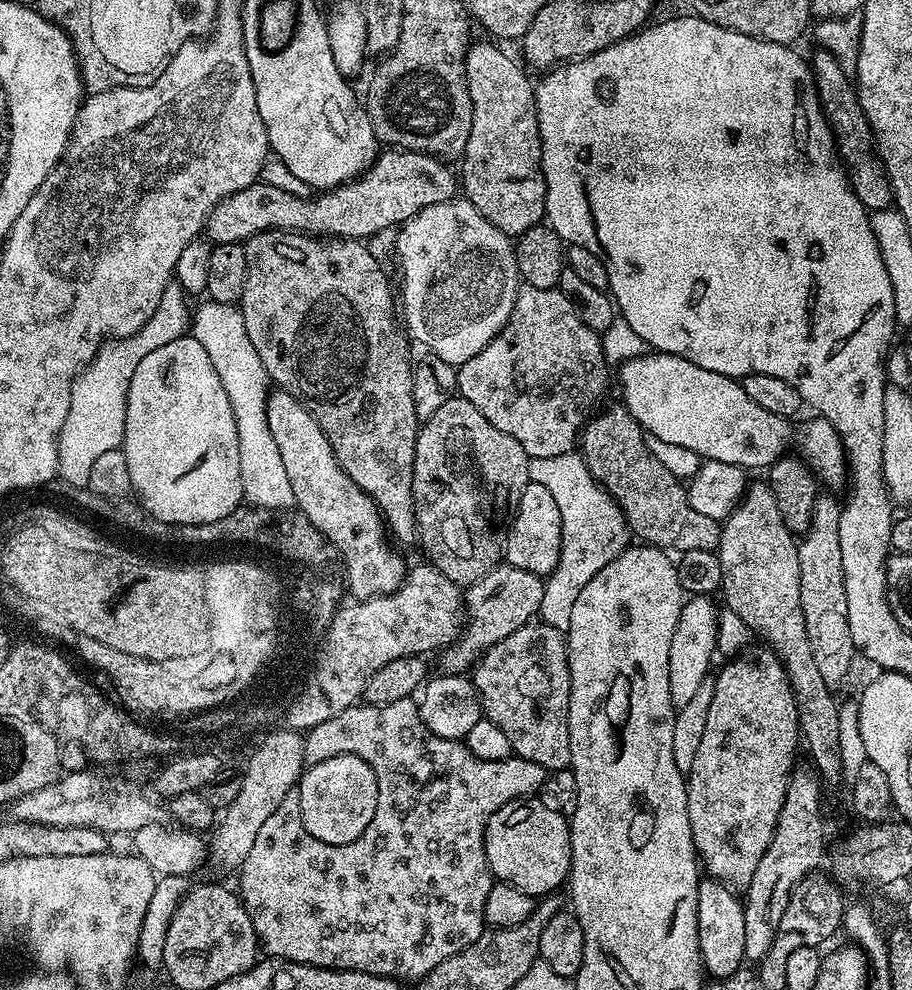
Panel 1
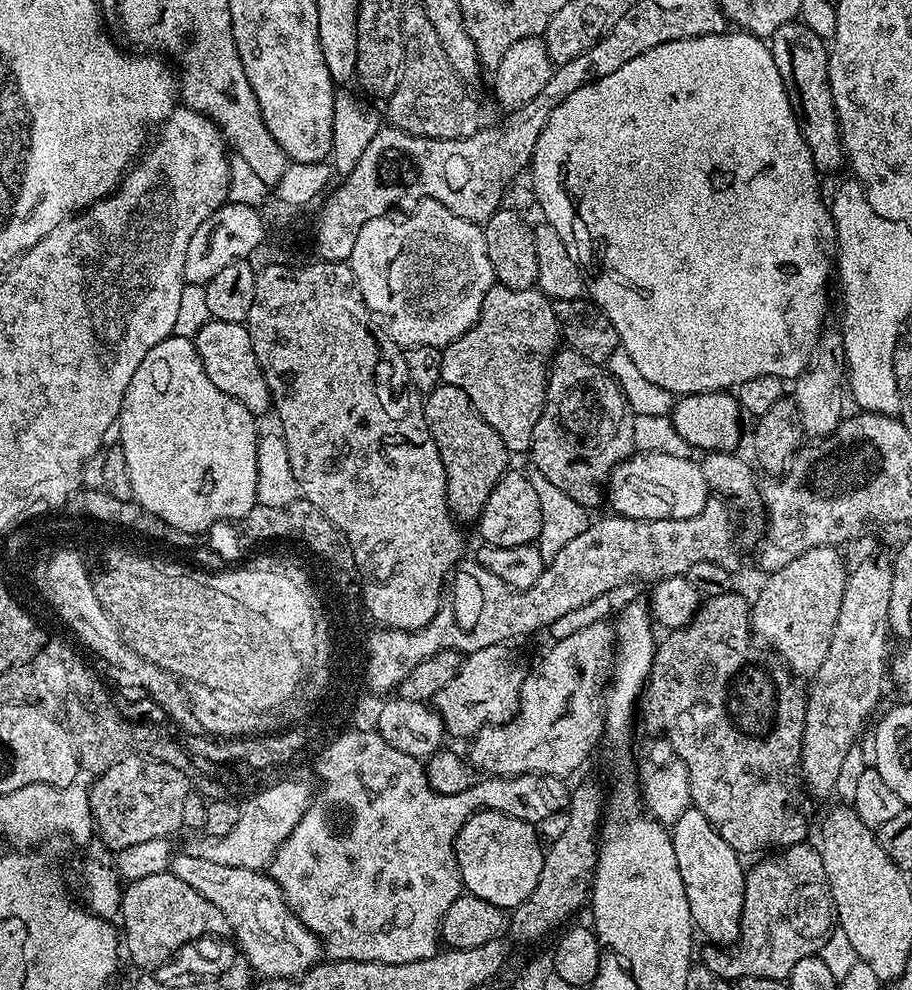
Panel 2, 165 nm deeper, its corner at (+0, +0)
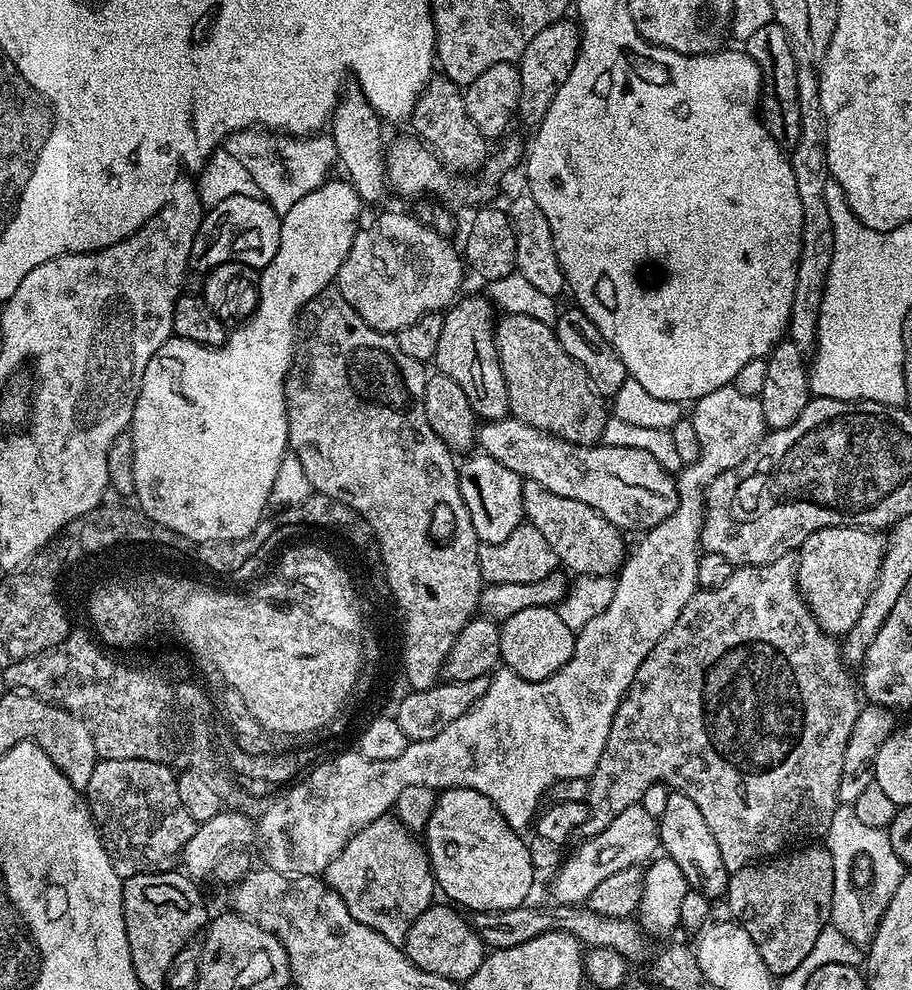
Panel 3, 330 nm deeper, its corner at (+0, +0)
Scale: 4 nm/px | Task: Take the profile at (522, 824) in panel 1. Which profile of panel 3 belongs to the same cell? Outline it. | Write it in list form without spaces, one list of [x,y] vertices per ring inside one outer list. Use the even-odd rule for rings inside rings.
[[[469,788],[443,789],[422,833],[437,889],[445,892],[453,905],[469,913],[521,907],[532,892],[534,869],[528,844],[520,836],[486,794]]]

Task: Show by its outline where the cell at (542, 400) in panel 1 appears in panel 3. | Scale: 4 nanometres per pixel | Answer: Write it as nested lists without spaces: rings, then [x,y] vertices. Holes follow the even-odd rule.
[[[487,295],[457,299],[444,312],[442,335],[434,357],[439,375],[454,378],[481,421],[502,420],[509,415],[506,378],[498,358],[494,335],[494,305]]]

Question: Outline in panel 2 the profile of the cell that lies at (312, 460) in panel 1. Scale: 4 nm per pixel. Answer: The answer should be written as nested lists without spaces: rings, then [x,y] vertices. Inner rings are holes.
[[[211,318],[205,321],[194,335],[194,343],[198,358],[206,370],[206,378],[210,378],[210,382],[214,382],[222,394],[230,394],[230,398],[242,402],[242,406],[251,410],[253,416],[263,417],[263,412],[272,408],[272,395],[262,374],[262,366],[258,366],[247,327],[238,322],[222,322]]]

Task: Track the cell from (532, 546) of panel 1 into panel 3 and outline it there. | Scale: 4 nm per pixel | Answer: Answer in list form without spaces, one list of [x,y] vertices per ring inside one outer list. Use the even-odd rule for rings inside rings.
[[[472,454],[465,464],[459,465],[460,493],[466,502],[466,510],[470,510],[470,522],[474,522],[476,536],[481,544],[497,544],[510,538],[520,524],[525,523],[522,506],[522,486],[524,480],[502,466],[502,462],[494,462],[494,458],[483,454]]]

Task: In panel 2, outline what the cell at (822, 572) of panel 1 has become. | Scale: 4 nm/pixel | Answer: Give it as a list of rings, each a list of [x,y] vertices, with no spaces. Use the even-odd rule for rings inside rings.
[[[825,330],[812,352],[808,368],[794,381],[794,399],[798,412],[802,414],[804,435],[808,438],[823,438],[833,435],[846,418],[846,365],[844,363],[844,337],[839,331]]]

